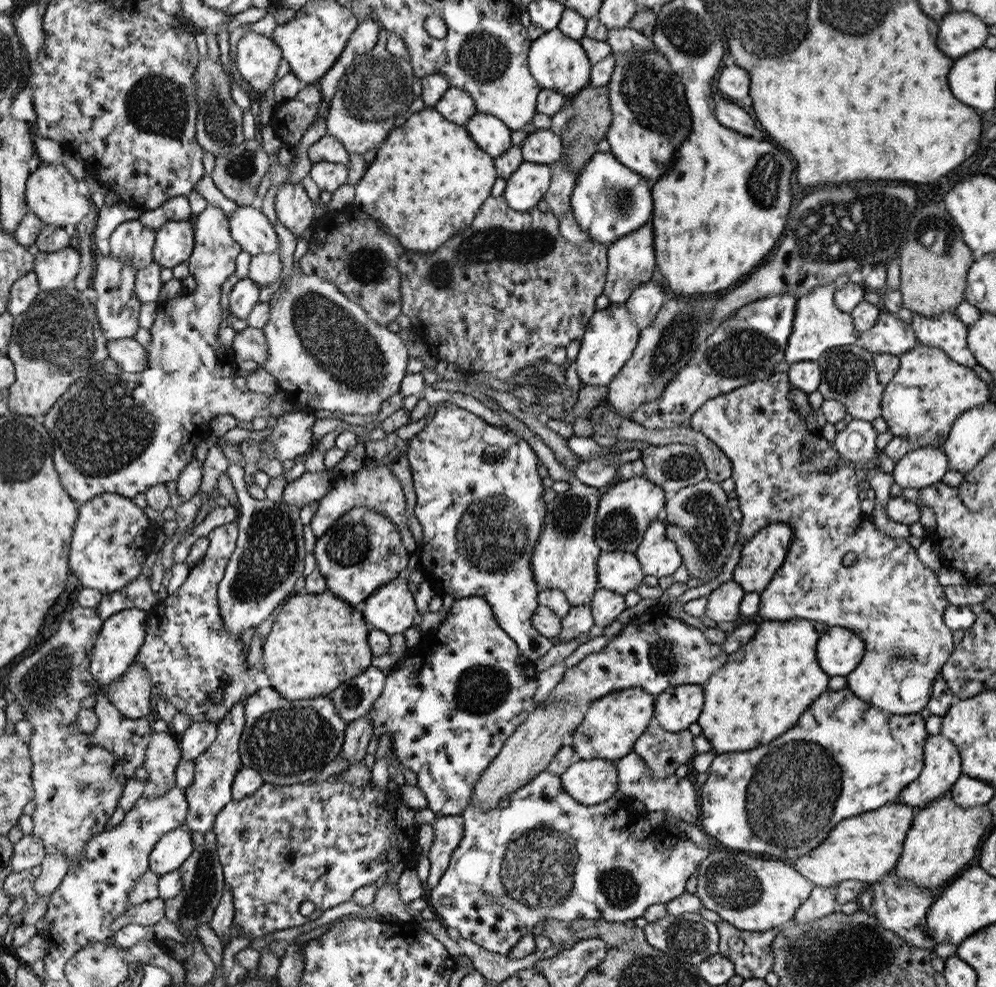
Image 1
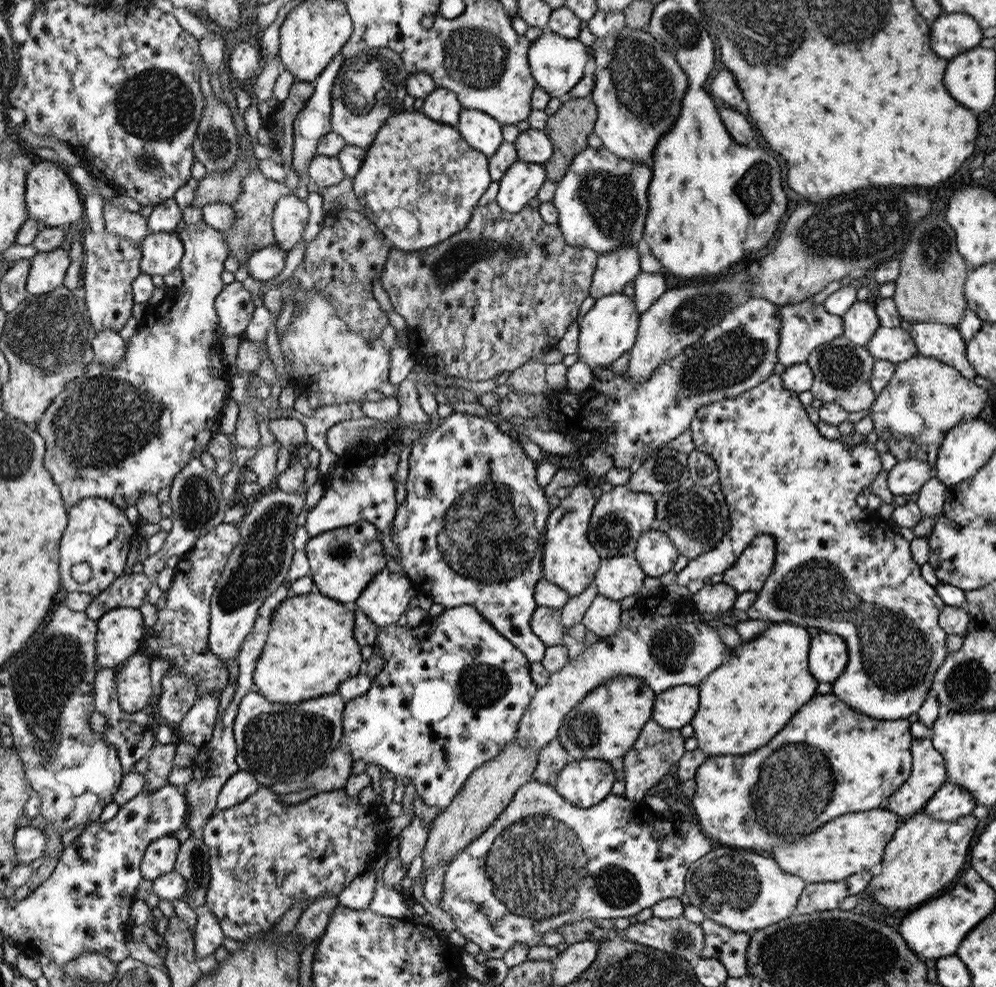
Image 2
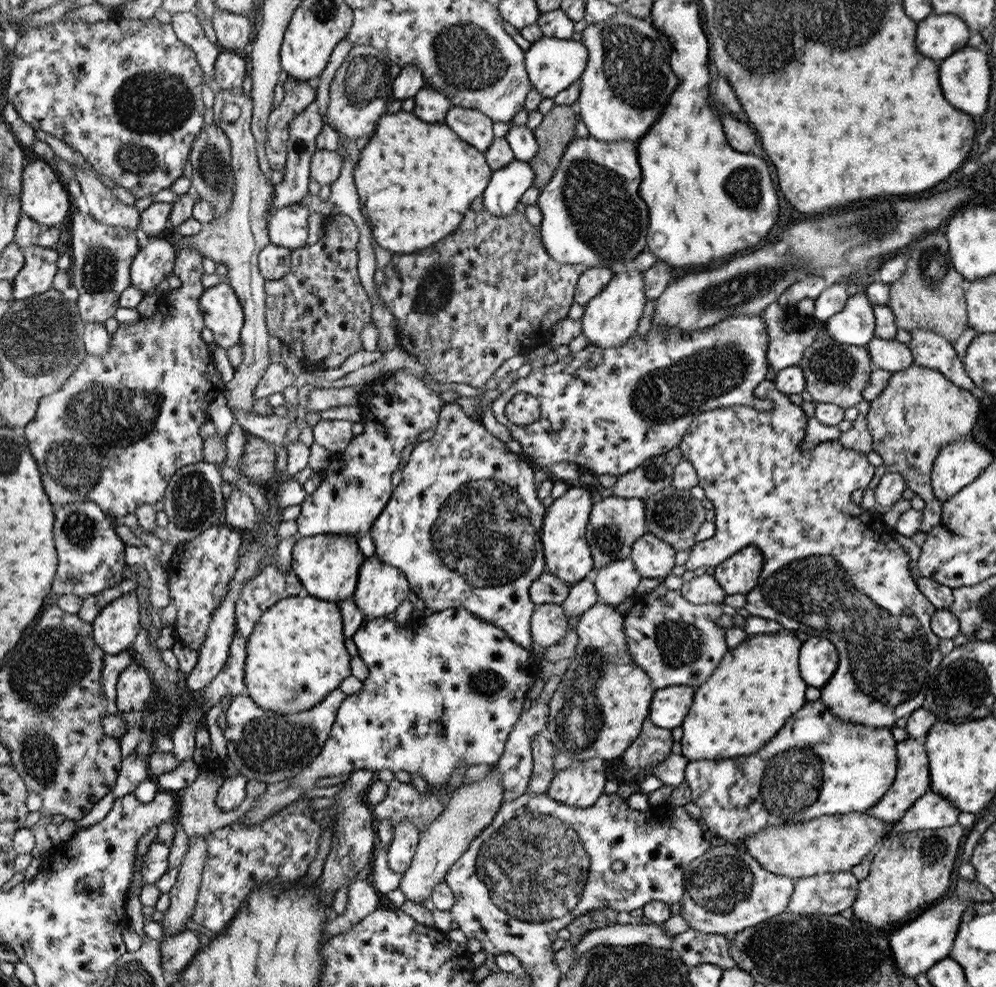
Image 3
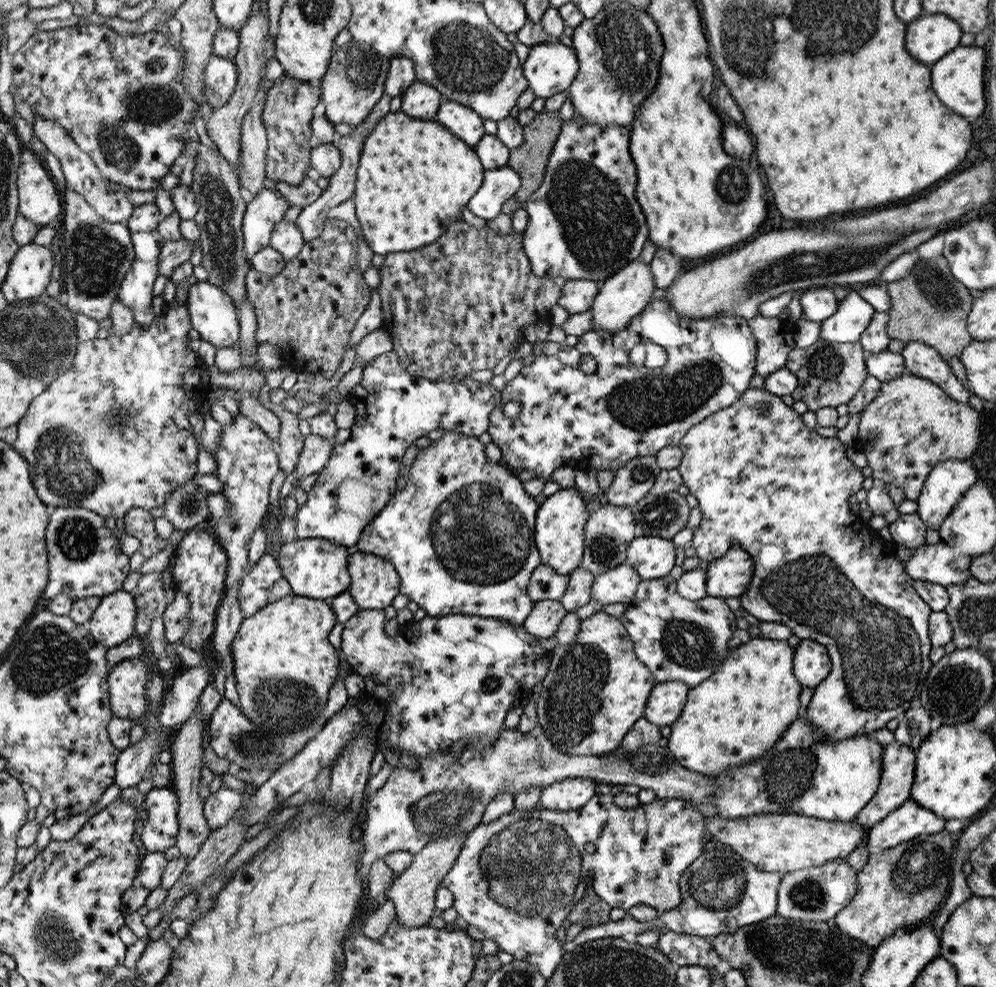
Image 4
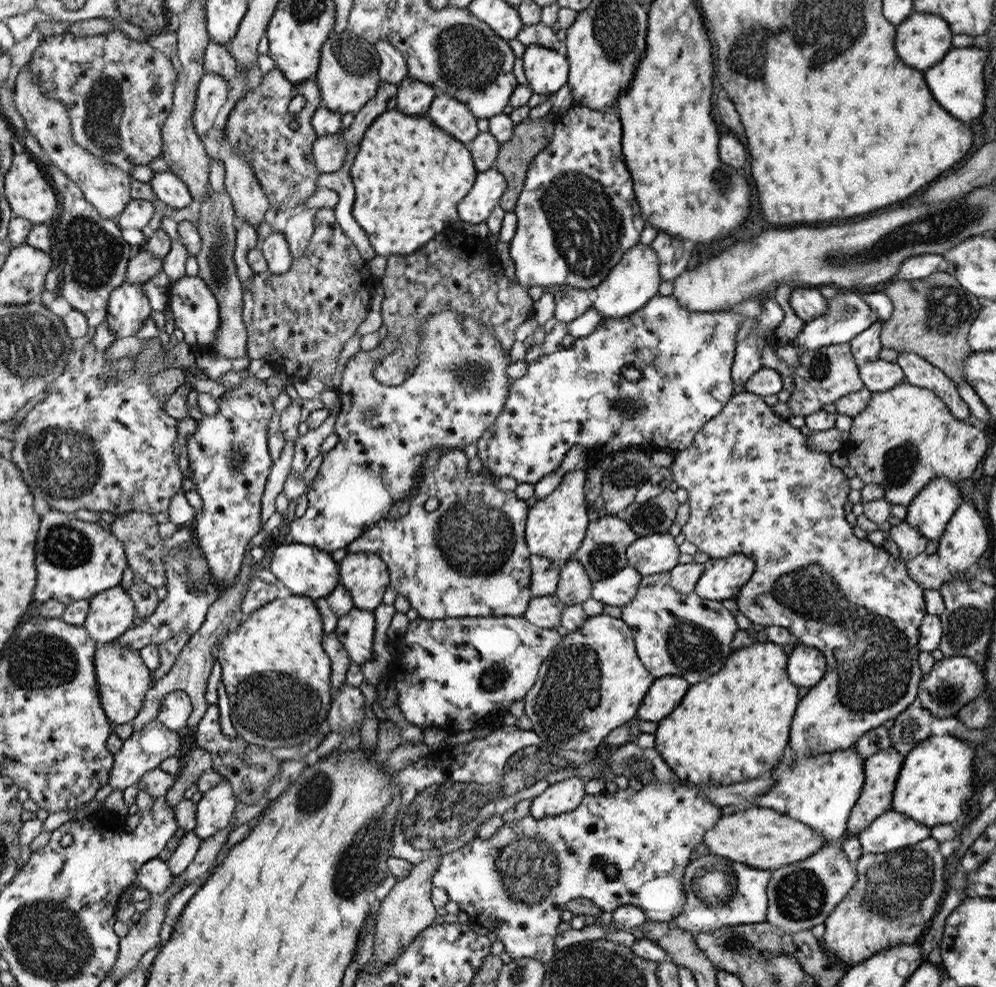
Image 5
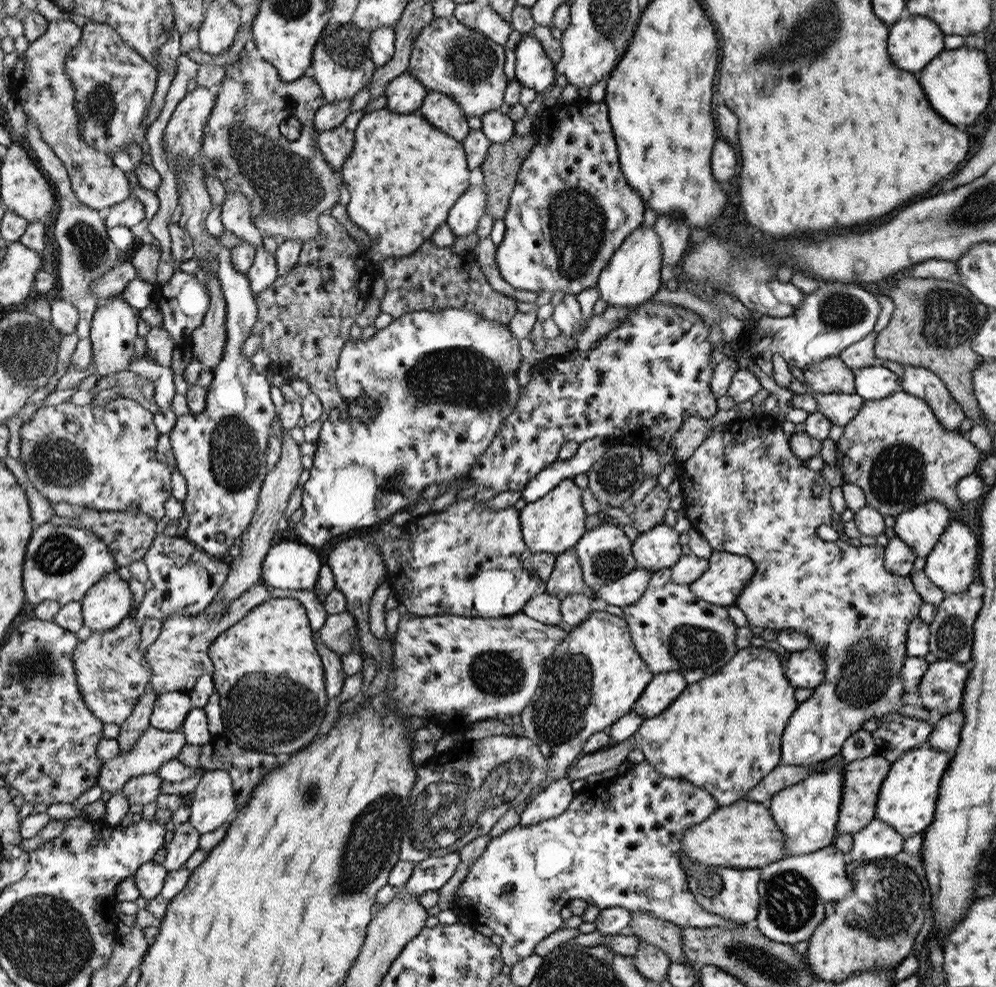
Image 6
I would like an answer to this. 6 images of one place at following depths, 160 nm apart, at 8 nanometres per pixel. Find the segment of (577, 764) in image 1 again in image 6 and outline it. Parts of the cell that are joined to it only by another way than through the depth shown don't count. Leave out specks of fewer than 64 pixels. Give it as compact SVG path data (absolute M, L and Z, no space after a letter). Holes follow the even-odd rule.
M564 777L558 779L550 783L527 804L526 809L520 815L519 824L530 826L561 817L576 797L577 792L574 791L573 782Z

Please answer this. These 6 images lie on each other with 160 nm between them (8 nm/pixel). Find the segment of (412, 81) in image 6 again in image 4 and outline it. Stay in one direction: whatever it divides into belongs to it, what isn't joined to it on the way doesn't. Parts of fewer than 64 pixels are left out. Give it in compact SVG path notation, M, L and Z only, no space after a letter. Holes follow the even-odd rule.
M418 80L412 83L401 98L400 110L412 118L423 121L434 120L434 116L444 100L436 88Z

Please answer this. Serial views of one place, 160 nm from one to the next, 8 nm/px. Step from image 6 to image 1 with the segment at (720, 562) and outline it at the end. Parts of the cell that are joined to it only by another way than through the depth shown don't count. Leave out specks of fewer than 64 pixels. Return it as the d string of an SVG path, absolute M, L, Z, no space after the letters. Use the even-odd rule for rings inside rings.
M773 522L765 526L748 542L741 545L741 556L732 572L732 580L740 582L745 592L761 593L768 588L784 564L792 540L793 530L785 522Z

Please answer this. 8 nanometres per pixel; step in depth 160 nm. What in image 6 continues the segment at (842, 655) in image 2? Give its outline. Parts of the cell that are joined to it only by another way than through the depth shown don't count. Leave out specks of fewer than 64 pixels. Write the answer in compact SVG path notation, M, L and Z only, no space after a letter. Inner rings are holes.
M812 648L793 652L786 661L786 674L798 688L814 689L825 680L826 658Z

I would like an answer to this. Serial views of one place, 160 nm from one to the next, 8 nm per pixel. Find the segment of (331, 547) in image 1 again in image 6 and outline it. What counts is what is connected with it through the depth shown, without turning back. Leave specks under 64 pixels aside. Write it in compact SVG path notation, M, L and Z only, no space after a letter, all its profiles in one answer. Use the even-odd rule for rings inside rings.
M298 541L271 546L262 563L261 583L282 590L312 590L320 572L320 556Z

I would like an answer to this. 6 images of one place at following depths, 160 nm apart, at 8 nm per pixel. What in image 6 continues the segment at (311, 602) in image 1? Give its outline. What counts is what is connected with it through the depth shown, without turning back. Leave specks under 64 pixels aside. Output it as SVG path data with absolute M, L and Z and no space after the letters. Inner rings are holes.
M284 597L256 605L210 643L207 653L213 662L215 692L219 694L222 706L222 736L244 750L274 755L296 753L312 742L318 734L328 702L321 655L314 641L306 610L300 606L300 601Z

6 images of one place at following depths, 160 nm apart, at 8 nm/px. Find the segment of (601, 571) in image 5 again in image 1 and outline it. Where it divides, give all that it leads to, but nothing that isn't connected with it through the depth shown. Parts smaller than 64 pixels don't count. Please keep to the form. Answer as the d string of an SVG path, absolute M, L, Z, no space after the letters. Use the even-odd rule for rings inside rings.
M635 476L630 480L620 481L605 489L598 516L594 524L594 540L602 551L620 550L634 553L644 540L646 529L661 518L665 508L665 490L649 481L645 476Z

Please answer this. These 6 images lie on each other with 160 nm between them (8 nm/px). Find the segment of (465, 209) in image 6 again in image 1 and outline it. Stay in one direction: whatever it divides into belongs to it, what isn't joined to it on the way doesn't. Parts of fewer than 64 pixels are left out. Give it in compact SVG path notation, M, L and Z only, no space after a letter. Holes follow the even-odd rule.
M524 161L506 181L503 197L514 210L528 212L543 200L553 177L551 165Z

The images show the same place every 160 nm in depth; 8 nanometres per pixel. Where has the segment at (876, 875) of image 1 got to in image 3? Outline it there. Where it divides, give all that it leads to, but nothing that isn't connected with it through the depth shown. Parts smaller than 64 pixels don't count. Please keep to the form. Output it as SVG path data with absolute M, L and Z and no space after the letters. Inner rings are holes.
M866 812L818 817L789 825L770 826L752 838L746 838L741 847L752 854L766 870L794 880L827 872L851 871L870 852L876 851L890 828L889 824Z

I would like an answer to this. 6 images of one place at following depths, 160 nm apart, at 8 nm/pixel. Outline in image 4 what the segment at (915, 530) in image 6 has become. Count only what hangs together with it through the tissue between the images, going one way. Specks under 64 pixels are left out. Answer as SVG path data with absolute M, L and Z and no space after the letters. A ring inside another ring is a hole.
M970 459L967 460L945 460L939 462L926 477L920 496L917 498L917 515L924 521L924 524L937 530L943 520L950 514L956 503L970 490L978 480L978 473L972 467Z

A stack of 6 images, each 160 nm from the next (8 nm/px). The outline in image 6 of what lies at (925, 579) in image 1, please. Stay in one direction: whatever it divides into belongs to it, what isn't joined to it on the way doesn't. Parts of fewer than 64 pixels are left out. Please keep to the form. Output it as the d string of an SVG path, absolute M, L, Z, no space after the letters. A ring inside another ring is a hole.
M772 415L752 416L750 419L742 418L730 422L723 422L708 429L708 437L689 456L682 461L682 473L678 478L681 484L681 497L683 498L683 512L690 521L691 526L696 529L709 542L713 550L739 554L749 557L756 563L757 573L753 575L752 581L745 588L741 596L737 598L736 606L746 615L749 626L760 626L760 628L770 628L777 632L788 630L800 634L807 634L812 639L812 649L820 652L826 658L828 667L825 669L825 680L821 685L813 689L812 697L798 705L798 710L794 711L794 718L790 718L790 726L786 726L786 734L782 737L782 762L783 765L800 769L806 765L816 764L831 756L840 753L842 745L845 744L849 736L854 731L862 729L863 724L870 717L881 717L883 714L896 713L903 702L905 690L899 677L902 670L903 660L908 657L907 646L907 626L918 617L920 605L923 603L914 583L910 577L900 577L892 575L885 569L885 548L882 545L860 545L852 546L841 537L837 542L828 543L822 538L818 538L818 526L822 524L837 525L840 521L838 513L834 512L834 506L830 505L830 490L833 488L828 483L824 483L819 471L812 471L802 466L802 462L796 458L796 454L790 450L790 436L782 432L778 422ZM810 486L822 486L823 497L814 498Z

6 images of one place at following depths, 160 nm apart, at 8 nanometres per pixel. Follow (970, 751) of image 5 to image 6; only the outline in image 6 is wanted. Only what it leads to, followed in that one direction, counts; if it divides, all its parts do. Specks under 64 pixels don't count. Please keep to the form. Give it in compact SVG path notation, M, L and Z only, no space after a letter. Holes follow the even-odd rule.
M924 742L891 763L890 778L886 778L886 786L882 786L882 798L877 802L876 817L889 824L904 839L923 833L934 820L938 789L951 758L952 753L946 754Z

